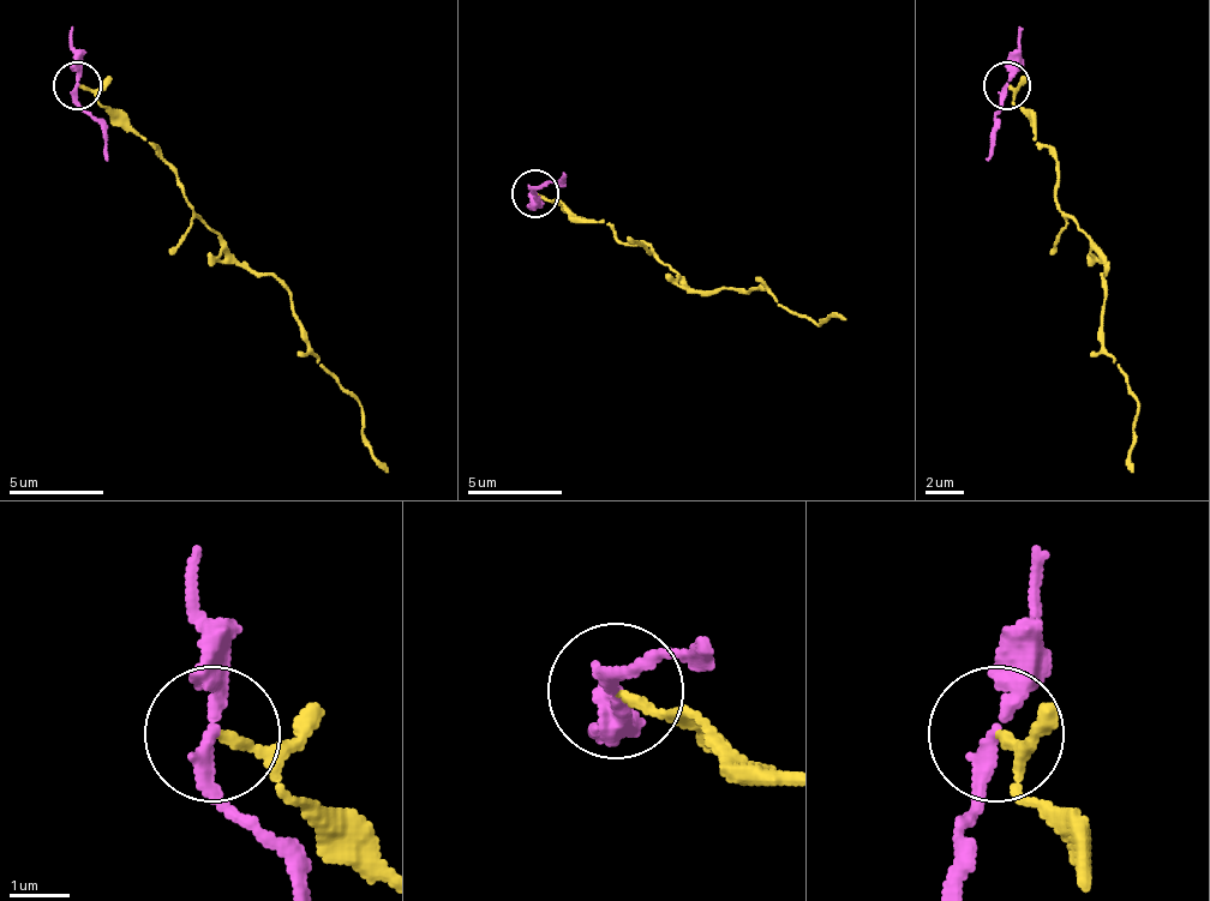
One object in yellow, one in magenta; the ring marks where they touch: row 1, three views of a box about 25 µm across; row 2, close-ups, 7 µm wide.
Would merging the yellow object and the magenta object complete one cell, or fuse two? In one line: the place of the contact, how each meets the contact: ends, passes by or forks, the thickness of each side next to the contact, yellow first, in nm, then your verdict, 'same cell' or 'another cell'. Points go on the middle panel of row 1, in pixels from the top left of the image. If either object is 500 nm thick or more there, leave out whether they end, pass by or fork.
at (534, 193); yellow ends there; magenta passes by; 150 nm thick on the yellow side, 240 nm on the other; another cell

